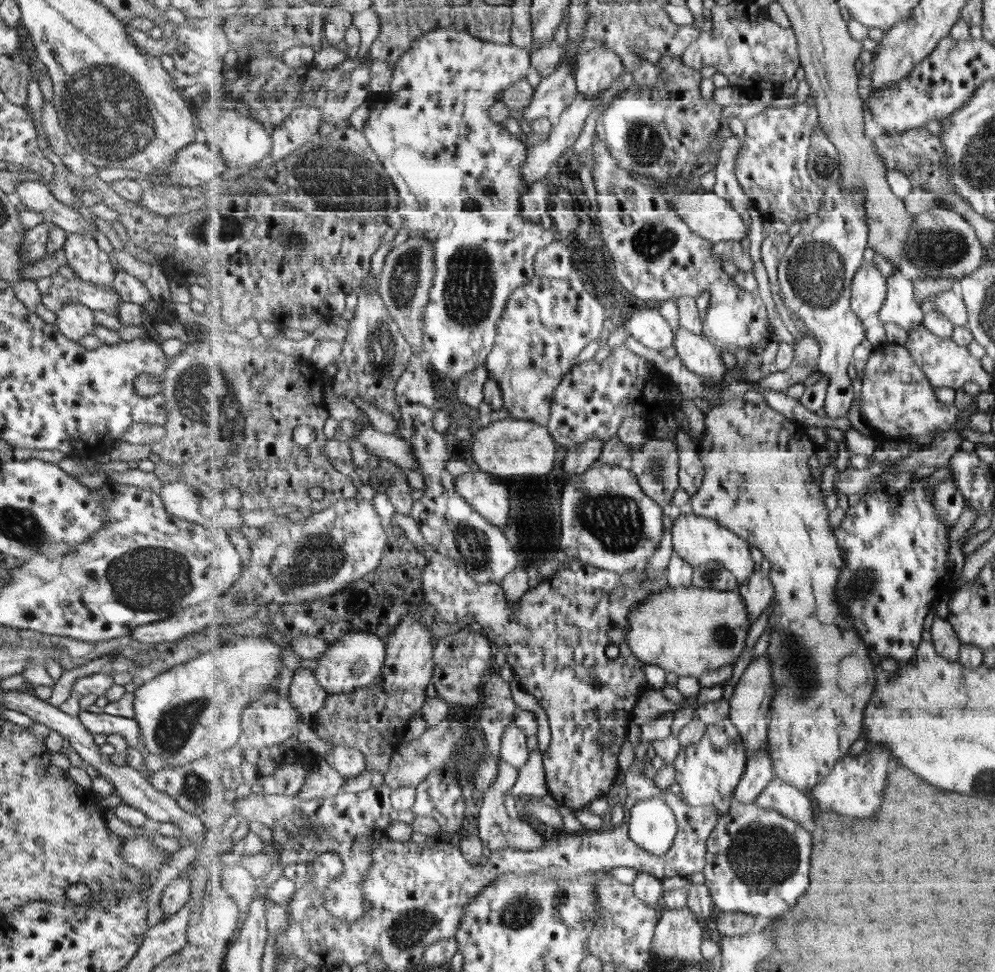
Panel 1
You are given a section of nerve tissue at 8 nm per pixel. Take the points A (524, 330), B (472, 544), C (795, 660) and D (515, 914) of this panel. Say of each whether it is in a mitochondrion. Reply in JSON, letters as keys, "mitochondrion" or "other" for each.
{"A":"other","B":"mitochondrion","C":"mitochondrion","D":"mitochondrion"}

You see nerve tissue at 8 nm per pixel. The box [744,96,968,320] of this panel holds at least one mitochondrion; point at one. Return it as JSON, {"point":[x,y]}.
{"point":[816,271]}

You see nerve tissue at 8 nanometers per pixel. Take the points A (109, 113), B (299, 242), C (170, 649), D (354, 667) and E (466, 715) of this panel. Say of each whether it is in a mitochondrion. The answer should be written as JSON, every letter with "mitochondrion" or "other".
{"A":"mitochondrion","B":"mitochondrion","C":"other","D":"mitochondrion","E":"other"}

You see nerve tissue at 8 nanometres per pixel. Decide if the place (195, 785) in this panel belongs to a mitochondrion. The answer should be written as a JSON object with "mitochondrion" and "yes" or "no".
{"mitochondrion":"yes"}

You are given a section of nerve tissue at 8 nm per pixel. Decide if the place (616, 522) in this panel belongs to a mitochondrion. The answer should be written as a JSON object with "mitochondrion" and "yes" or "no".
{"mitochondrion":"yes"}

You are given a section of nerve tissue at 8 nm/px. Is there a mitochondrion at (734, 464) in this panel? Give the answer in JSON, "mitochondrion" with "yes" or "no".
{"mitochondrion":"no"}

